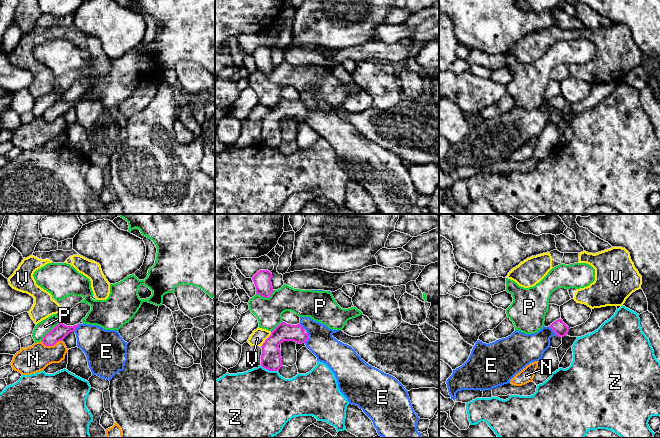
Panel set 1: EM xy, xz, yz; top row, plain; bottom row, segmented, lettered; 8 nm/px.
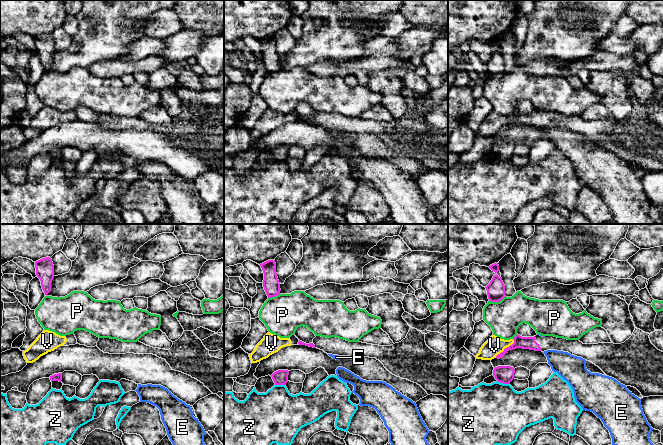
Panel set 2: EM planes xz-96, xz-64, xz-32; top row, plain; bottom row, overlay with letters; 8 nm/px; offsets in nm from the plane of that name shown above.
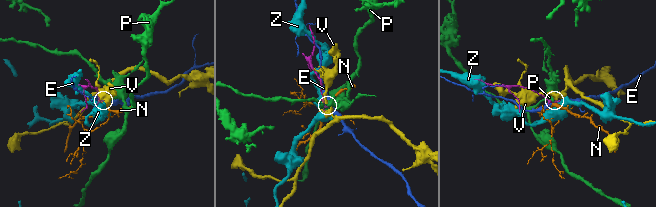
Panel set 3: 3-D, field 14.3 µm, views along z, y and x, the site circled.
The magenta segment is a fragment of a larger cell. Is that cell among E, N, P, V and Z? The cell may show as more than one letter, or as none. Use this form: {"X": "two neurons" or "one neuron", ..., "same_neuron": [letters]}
{"E": "two neurons", "N": "two neurons", "P": "two neurons", "V": "two neurons", "Z": "two neurons", "same_neuron": []}

